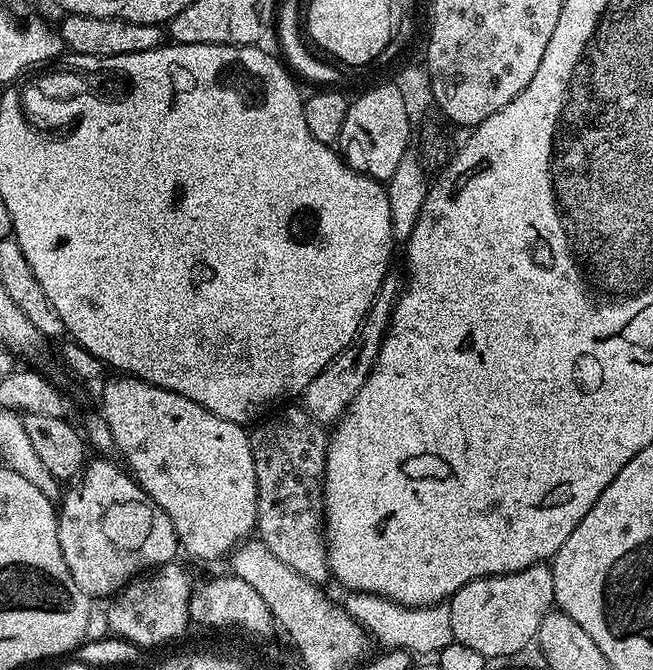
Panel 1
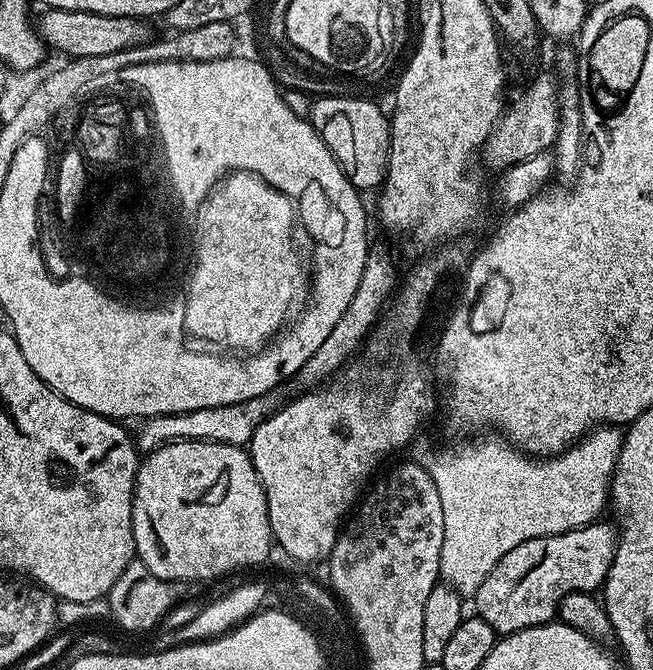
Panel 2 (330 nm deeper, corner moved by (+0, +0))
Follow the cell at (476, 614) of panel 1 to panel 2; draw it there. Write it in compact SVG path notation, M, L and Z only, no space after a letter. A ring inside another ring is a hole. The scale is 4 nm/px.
M597 522L587 524L578 530L570 530L566 534L550 534L542 538L530 538L530 542L522 542L522 546L514 546L502 560L487 574L486 580L479 586L474 597L475 615L480 616L498 634L507 634L533 628L557 619L562 598L571 592L595 593L603 585L616 553L616 537L611 523Z

